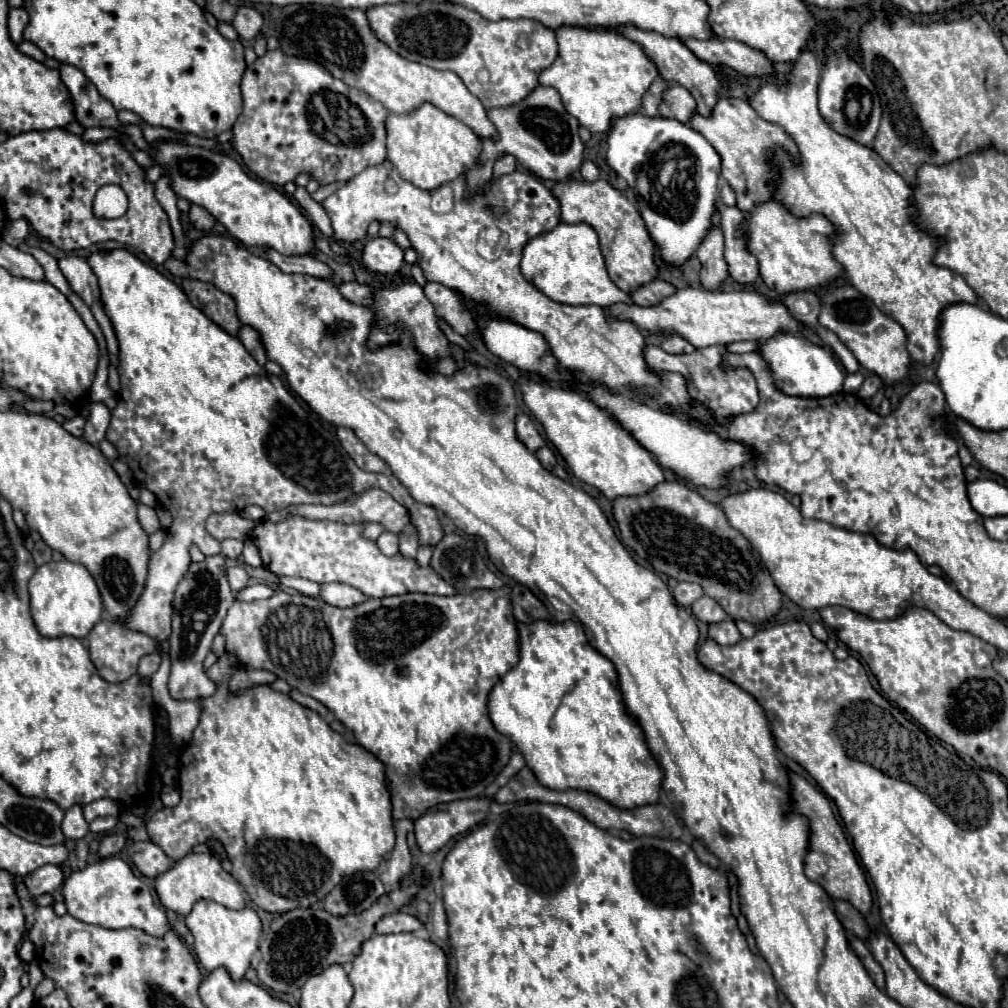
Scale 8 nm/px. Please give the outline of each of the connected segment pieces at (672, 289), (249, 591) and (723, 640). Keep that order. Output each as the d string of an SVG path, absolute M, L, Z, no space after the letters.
M655 279L653 283L643 285L635 293L631 293L631 299L633 299L633 303L637 303L641 307L655 307L663 299L667 299L667 297L671 297L675 293L677 293L675 285L671 285L667 281L661 281L661 279Z
M263 583L245 587L243 591L237 591L237 593L235 593L237 599L245 599L245 601L253 601L253 599L269 599L271 595L275 595L275 589L269 587L269 585L263 585Z
M725 619L721 623L711 623L709 625L709 637L715 639L717 643L721 643L721 645L733 645L741 639L733 619Z

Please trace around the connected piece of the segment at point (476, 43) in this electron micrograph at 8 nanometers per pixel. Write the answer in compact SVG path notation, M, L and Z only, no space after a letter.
M439 1L377 5L365 13L381 43L409 61L457 73L487 109L521 103L539 85L541 71L557 59L557 55L551 55L551 51L557 51L555 33L529 19L487 21L463 5Z

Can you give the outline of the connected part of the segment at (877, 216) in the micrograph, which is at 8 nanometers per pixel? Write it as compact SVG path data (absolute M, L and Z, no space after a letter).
M805 49L795 61L787 85L779 87L775 83L763 83L757 95L749 101L765 121L781 125L795 139L801 153L803 167L801 163L793 165L787 155L777 151L781 179L775 191L775 201L783 203L797 217L821 213L837 227L839 233L833 239L833 253L845 267L845 279L869 297L885 315L901 323L907 331L911 359L929 365L941 349L937 335L941 311L945 311L949 303L977 305L979 299L959 273L933 263L933 257L945 239L927 233L917 223L913 187L907 185L873 149L837 135L821 119L817 109L819 75L821 69L813 53Z

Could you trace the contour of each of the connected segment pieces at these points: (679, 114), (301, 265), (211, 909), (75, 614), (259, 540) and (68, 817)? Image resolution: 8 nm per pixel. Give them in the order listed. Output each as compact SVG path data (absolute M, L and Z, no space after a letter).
M671 83L669 91L665 91L665 95L663 95L659 113L667 119L675 119L679 123L689 123L691 117L695 115L695 111L697 111L697 105L695 105L693 95L685 87Z
M267 249L267 259L271 263L275 263L285 273L305 273L305 275L313 275L313 277L319 277L319 279L331 279L333 277L331 267L327 263L319 261L313 255L287 257L287 255L281 255L273 249Z
M197 901L193 911L185 919L189 931L195 937L195 953L201 967L211 973L219 967L225 967L233 981L241 981L245 971L251 965L251 957L257 951L259 937L261 937L261 921L251 907L241 911L231 911L215 901Z
M67 559L37 567L35 575L29 579L29 595L33 621L43 637L71 635L83 639L103 615L103 603L93 577L81 563L73 563Z
M289 517L281 523L257 523L251 541L261 553L263 567L287 577L303 577L317 583L347 583L359 591L363 591L367 597L389 597L389 595L405 595L405 593L431 593L431 595L453 595L455 587L449 587L431 567L417 567L413 559L405 559L403 555L397 557L385 557L375 541L361 537L363 525L341 525L333 521L309 521L303 517Z
M79 805L65 811L65 819L61 823L61 829L67 839L83 839L89 833L89 825L83 819L83 811Z

